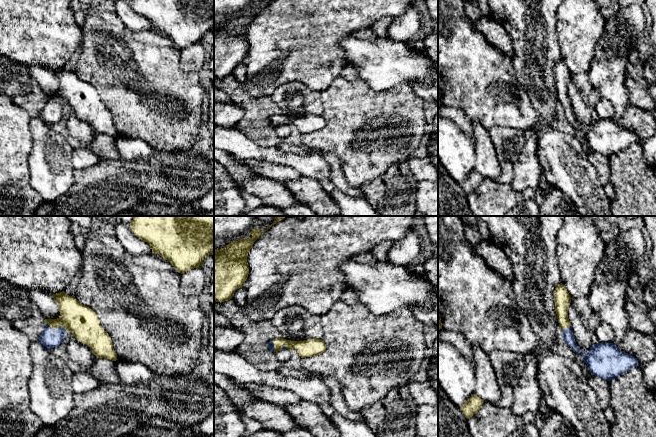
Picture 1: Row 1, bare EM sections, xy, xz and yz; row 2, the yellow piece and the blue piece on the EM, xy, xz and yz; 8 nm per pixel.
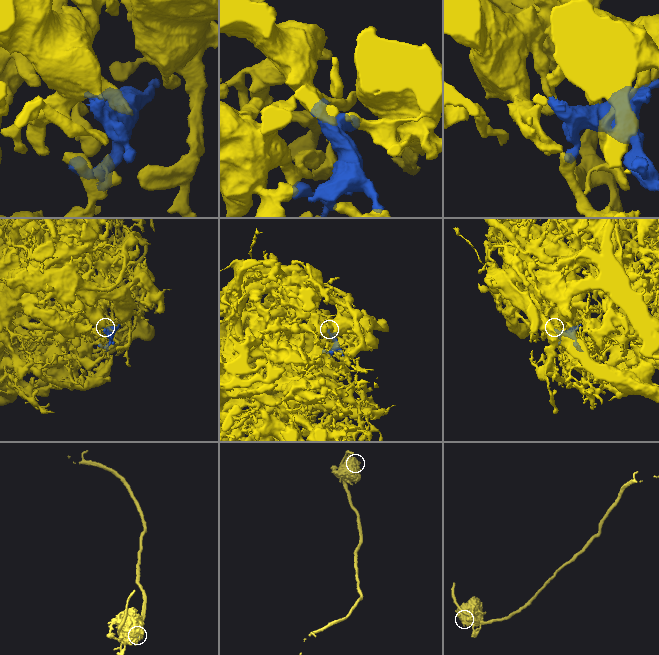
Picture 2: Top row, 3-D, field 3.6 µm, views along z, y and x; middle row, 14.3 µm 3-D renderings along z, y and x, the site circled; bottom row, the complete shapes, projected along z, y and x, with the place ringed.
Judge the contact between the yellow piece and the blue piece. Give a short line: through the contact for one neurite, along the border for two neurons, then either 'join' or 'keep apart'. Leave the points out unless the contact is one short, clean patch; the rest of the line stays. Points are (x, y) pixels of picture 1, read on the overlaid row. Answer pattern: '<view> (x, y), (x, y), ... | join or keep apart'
xy (83, 322), (66, 322), (56, 328), (50, 338) | join

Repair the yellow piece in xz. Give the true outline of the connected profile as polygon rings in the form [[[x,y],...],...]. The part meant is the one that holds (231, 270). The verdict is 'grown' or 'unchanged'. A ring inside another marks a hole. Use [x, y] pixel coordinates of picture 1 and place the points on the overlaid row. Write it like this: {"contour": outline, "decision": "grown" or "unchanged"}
{"contour": [[[256,227],[249,233],[253,236],[251,239],[242,238],[229,243],[223,249],[214,250],[214,301],[221,303],[232,299],[235,291],[245,285],[249,274],[248,253],[254,242],[266,231]]], "decision": "unchanged"}

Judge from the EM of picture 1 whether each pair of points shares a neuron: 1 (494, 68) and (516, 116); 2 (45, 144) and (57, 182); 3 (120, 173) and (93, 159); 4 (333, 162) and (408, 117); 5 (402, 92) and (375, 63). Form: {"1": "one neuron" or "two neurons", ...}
{"1": "one neuron", "2": "one neuron", "3": "two neurons", "4": "two neurons", "5": "two neurons"}

